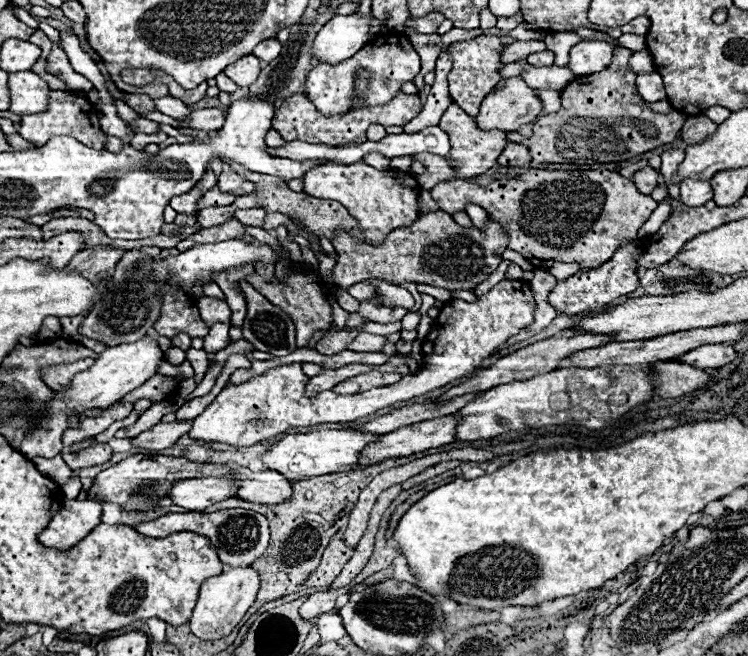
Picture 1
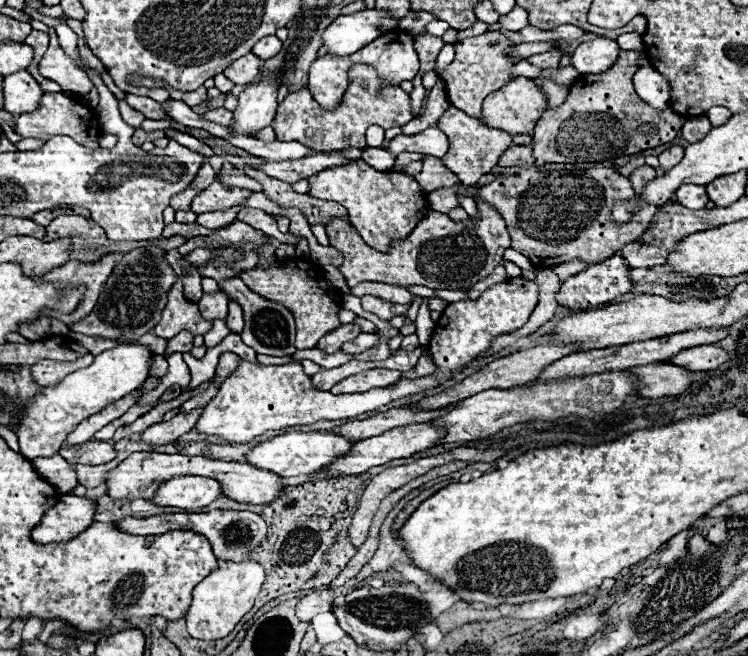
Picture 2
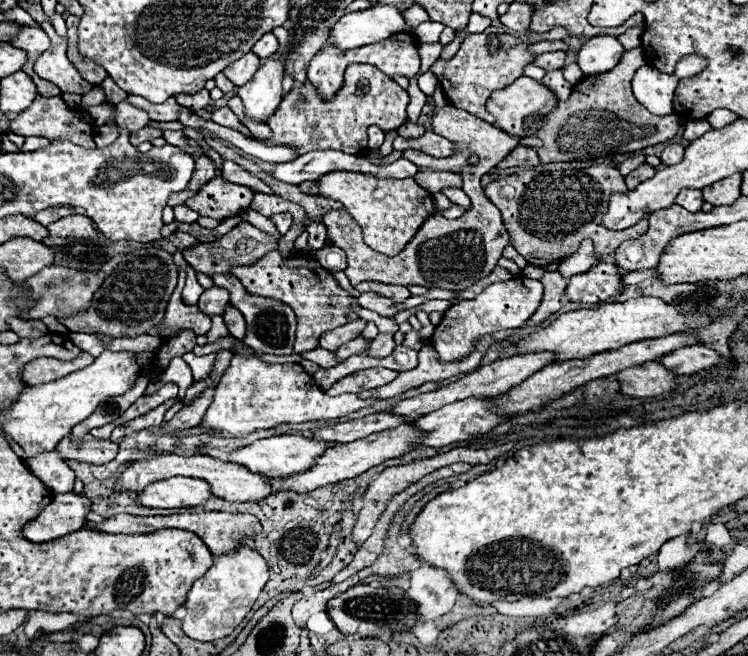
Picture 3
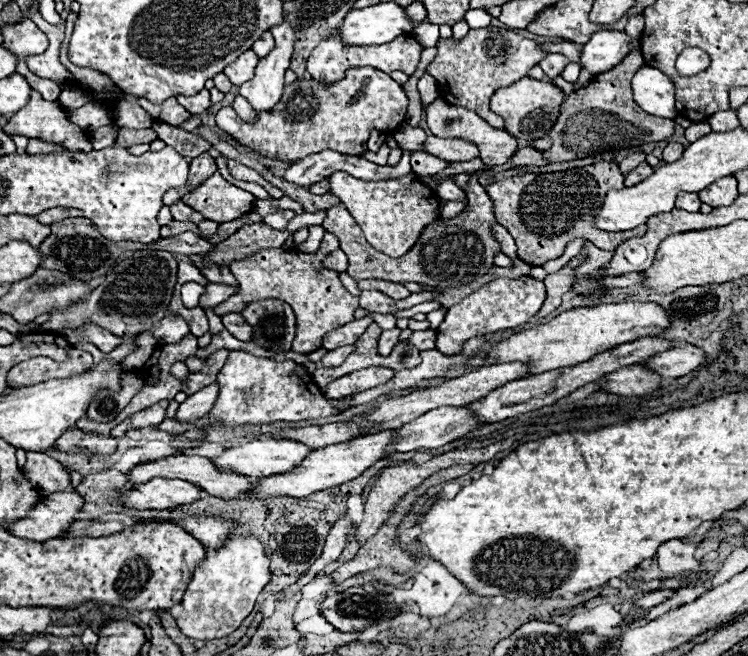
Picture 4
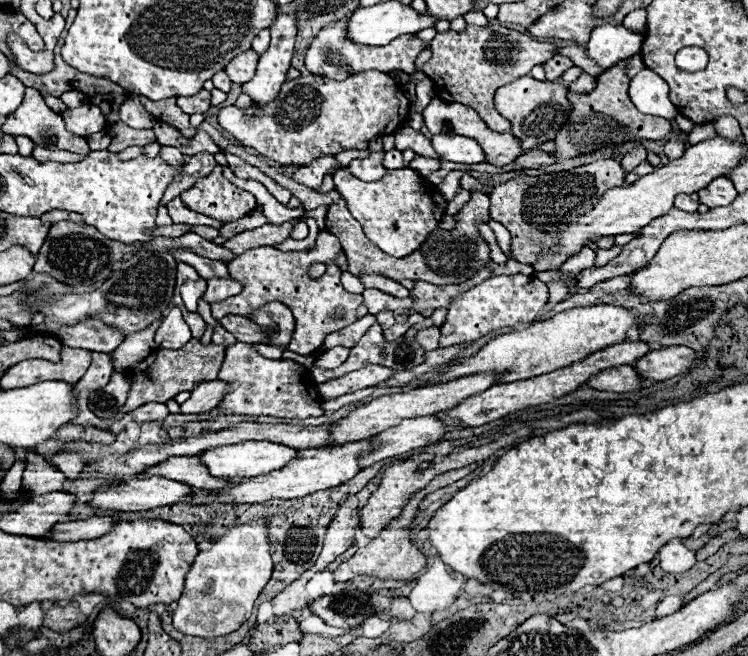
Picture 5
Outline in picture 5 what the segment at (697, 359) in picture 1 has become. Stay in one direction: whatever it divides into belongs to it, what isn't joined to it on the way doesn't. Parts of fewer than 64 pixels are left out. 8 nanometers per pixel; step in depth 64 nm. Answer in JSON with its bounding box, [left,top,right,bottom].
[632,348,696,380]

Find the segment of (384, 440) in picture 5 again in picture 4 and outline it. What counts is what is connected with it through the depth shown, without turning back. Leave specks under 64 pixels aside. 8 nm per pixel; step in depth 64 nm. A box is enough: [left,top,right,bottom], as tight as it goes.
[386,406,480,454]

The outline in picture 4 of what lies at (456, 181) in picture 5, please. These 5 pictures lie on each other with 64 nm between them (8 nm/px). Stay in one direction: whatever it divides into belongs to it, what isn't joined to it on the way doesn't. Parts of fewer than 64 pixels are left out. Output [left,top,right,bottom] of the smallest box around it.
[438,178,464,200]

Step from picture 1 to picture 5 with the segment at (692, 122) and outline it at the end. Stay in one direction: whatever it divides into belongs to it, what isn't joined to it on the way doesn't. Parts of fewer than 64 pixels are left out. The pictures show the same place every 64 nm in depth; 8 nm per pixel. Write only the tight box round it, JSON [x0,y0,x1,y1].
[688,124,716,144]

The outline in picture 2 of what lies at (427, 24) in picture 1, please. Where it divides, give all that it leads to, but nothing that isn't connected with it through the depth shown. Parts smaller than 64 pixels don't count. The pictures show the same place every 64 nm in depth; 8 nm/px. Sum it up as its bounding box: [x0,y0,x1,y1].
[400,10,436,36]

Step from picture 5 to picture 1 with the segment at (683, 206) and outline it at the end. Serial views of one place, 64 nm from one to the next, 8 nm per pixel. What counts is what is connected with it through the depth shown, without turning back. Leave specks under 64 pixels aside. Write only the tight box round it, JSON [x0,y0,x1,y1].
[680,180,712,208]

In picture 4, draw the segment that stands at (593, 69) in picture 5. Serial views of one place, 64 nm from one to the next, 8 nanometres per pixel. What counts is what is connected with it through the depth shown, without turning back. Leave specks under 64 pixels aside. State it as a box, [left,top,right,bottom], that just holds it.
[542,42,582,64]

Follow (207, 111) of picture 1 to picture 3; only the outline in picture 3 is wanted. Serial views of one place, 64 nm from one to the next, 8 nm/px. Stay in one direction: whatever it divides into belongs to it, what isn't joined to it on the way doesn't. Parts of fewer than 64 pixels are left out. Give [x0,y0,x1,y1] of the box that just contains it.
[212,106,260,140]

